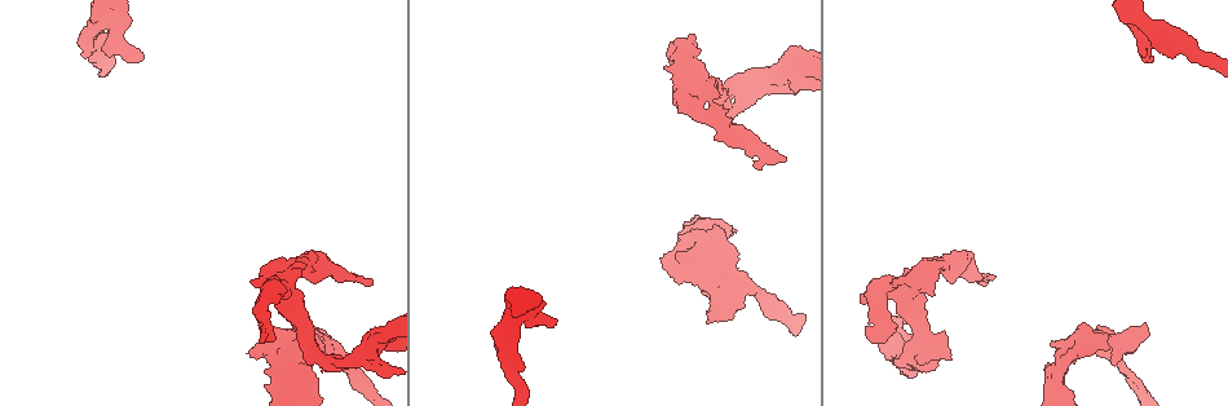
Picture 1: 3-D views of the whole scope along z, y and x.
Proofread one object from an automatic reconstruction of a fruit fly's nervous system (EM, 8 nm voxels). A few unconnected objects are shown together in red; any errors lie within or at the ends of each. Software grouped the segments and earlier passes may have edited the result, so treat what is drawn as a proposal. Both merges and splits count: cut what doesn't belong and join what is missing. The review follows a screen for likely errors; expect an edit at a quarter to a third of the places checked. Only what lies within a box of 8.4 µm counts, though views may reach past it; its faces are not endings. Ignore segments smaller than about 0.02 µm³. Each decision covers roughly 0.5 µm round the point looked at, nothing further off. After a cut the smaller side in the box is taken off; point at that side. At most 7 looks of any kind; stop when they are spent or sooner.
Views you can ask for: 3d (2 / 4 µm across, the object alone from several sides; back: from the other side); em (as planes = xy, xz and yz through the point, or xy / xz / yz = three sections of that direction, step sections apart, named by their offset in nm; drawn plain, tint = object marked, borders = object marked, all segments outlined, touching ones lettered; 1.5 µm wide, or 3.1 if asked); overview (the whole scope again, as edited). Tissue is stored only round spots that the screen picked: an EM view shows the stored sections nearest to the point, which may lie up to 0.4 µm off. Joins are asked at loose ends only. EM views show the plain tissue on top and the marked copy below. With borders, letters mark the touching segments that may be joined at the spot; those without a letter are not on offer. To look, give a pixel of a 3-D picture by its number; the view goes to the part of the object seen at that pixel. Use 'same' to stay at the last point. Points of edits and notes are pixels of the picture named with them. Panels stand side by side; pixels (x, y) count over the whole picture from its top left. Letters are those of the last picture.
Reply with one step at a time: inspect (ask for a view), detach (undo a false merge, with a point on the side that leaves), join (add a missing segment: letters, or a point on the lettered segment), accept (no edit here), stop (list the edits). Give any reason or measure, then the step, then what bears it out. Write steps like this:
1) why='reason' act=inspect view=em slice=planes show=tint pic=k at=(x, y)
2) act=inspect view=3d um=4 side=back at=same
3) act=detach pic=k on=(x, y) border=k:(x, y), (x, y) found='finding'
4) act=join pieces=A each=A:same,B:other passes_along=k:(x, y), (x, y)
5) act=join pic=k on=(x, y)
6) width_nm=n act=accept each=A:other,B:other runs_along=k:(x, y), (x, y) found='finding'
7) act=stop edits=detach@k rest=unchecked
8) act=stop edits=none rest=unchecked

why='stops while still wide' act=inspect view=em slice=planes show=borders pic=1 at=(739, 259)

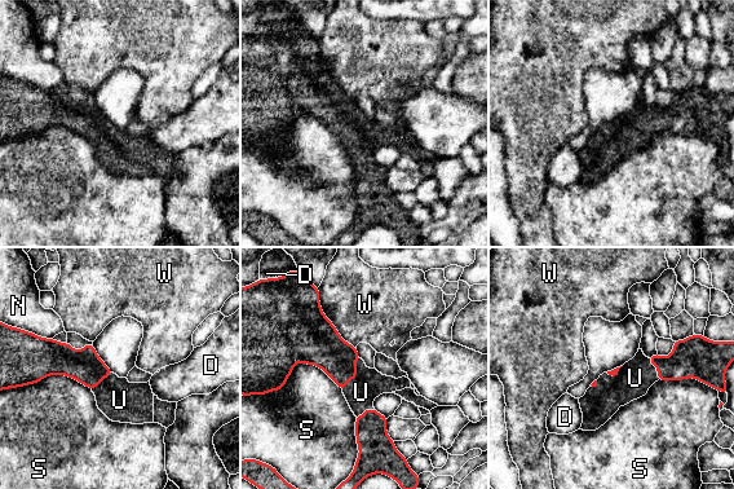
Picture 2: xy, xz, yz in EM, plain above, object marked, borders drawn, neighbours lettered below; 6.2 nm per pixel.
act=join pic=2 on=(361, 392) each=D:other,N:other,S:other,U:same,W:other passes_along=2:(326, 348), (356, 375), (361, 392) found='the neuron continues'

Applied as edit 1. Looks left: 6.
act=inspect view=overview

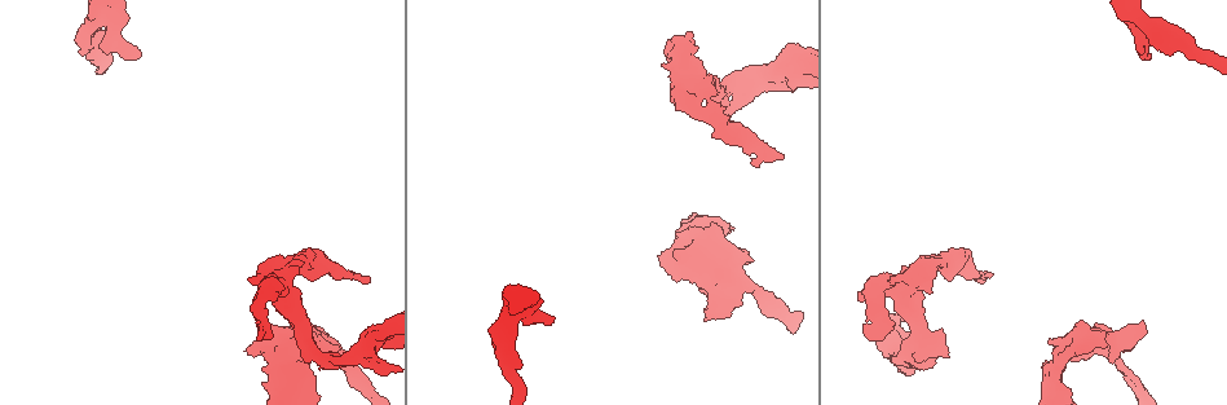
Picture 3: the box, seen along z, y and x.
why='an open end' act=inspect view=3d um=2 pic=3 at=(141, 55)

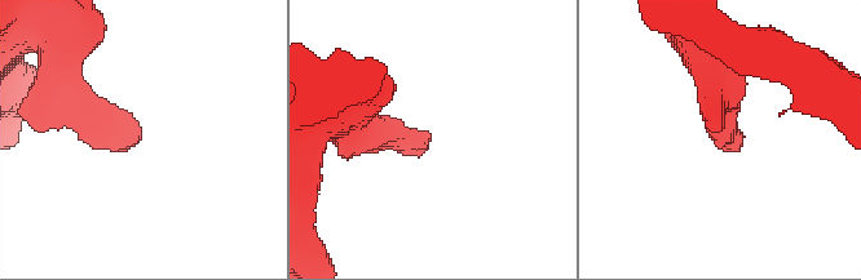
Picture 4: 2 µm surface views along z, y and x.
act=inspect view=em slice=xz step=4 show=borders pic=4 at=(426, 143)

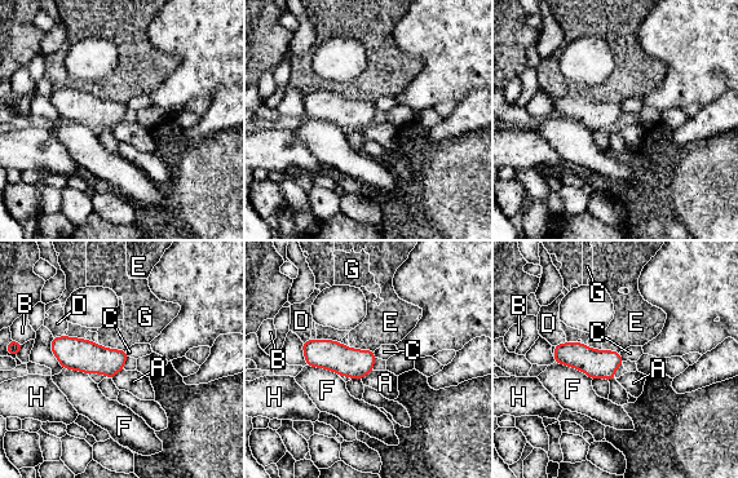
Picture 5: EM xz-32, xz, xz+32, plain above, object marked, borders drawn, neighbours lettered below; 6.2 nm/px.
act=inspect view=em slice=planes show=borders at=same

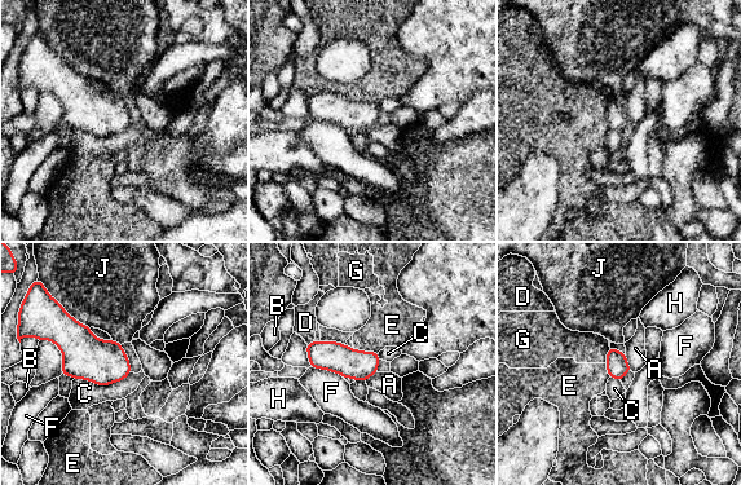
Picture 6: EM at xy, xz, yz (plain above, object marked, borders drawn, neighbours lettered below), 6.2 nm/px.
longest_contact=C:360nm act=accept each=A:other,B:other,C:other,D:other,E:other,F:other,G:other,H:other,J:other border=6:(625, 353), (626, 362), (631, 370) found='none of them fits'

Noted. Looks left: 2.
why='free end' act=inspect view=3d um=2 pic=3 at=(260, 330)

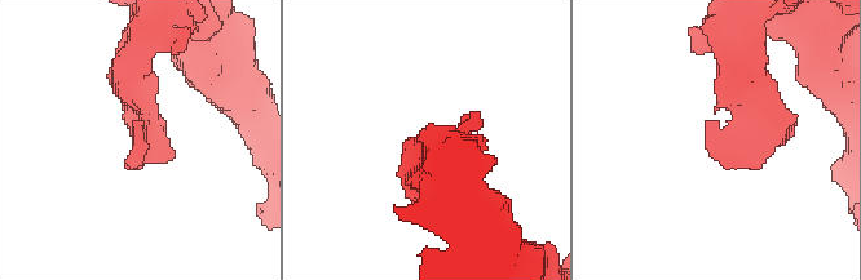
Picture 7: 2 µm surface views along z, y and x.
why='now the EM' act=inspect view=em slice=planes show=borders pic=7 at=(705, 140)

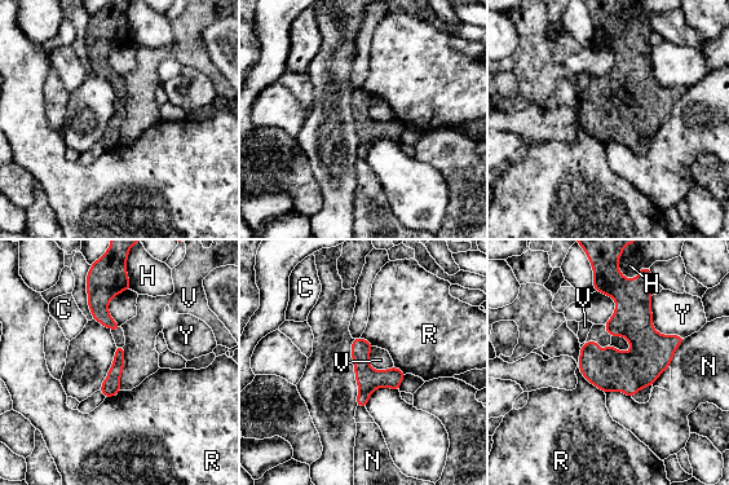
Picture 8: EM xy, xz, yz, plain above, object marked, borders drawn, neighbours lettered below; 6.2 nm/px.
act=accept each=C:other,H:other,N:other,R:other,V:other,Y:other border=8:(579, 348), (579, 371), (604, 393) found='no lettered segment goes on from it'

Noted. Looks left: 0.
act=stop edits=join@2 rest=unchecked

